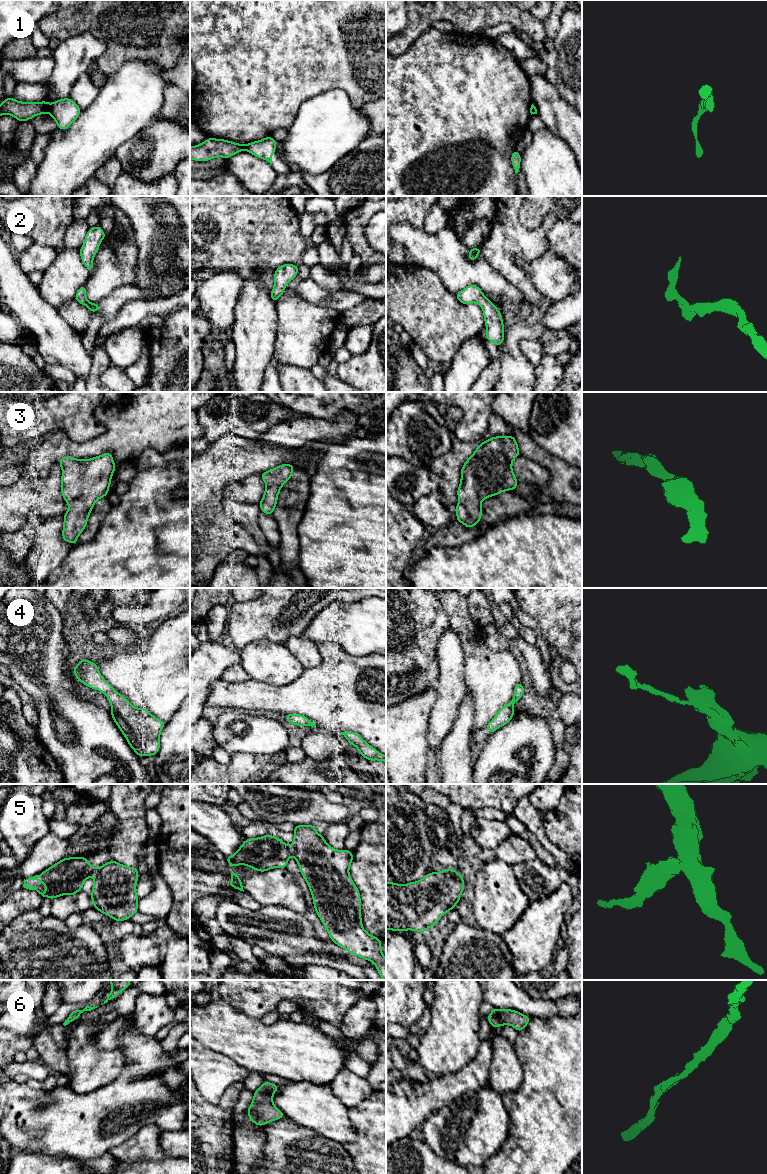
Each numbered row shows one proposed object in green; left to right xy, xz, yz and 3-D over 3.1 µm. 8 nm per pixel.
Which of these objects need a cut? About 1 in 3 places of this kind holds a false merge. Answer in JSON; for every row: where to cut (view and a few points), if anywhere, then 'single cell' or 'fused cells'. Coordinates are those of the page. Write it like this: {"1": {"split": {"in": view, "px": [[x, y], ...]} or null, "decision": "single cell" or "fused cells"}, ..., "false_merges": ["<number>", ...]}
{"1": {"split": {"in": "xy", "px": [[50, 104], [48, 112]]}, "decision": "fused cells"}, "2": {"split": null, "decision": "single cell"}, "3": {"split": null, "decision": "single cell"}, "4": {"split": null, "decision": "single cell"}, "5": {"split": {"in": "xz", "px": [[290, 846], [293, 853]]}, "decision": "fused cells"}, "6": {"split": null, "decision": "single cell"}, "false_merges": ["1", "5"]}

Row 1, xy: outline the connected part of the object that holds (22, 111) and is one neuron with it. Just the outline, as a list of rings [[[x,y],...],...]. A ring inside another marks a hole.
[[[7,97],[0,104],[0,116],[2,114],[9,114],[15,117],[19,122],[30,120],[36,115],[49,113],[50,104],[43,102],[20,102],[12,97]]]

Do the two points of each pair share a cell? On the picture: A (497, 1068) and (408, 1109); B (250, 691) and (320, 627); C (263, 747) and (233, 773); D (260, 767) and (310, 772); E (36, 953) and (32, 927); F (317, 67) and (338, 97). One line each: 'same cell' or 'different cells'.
A: different cells
B: different cells
C: different cells
D: different cells
E: same cell
F: different cells

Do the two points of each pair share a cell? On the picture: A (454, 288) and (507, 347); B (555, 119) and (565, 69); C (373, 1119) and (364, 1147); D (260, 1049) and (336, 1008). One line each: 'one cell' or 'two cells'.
A: two cells
B: two cells
C: one cell
D: two cells

